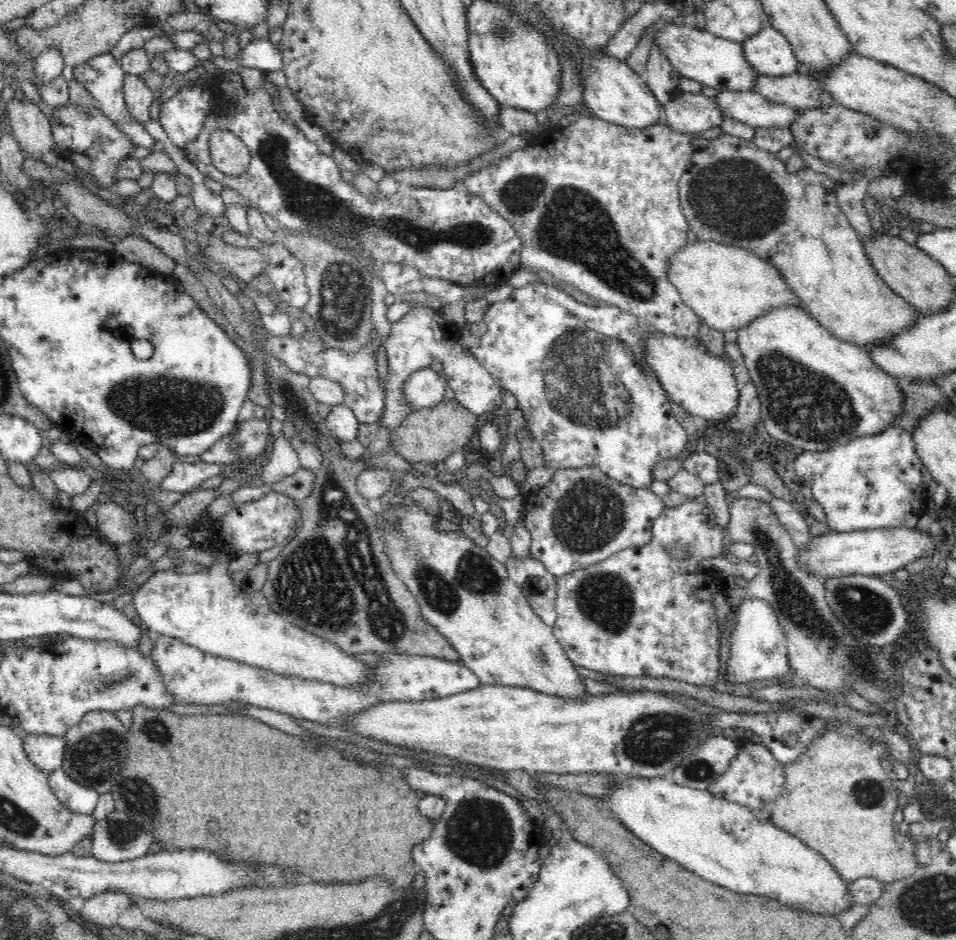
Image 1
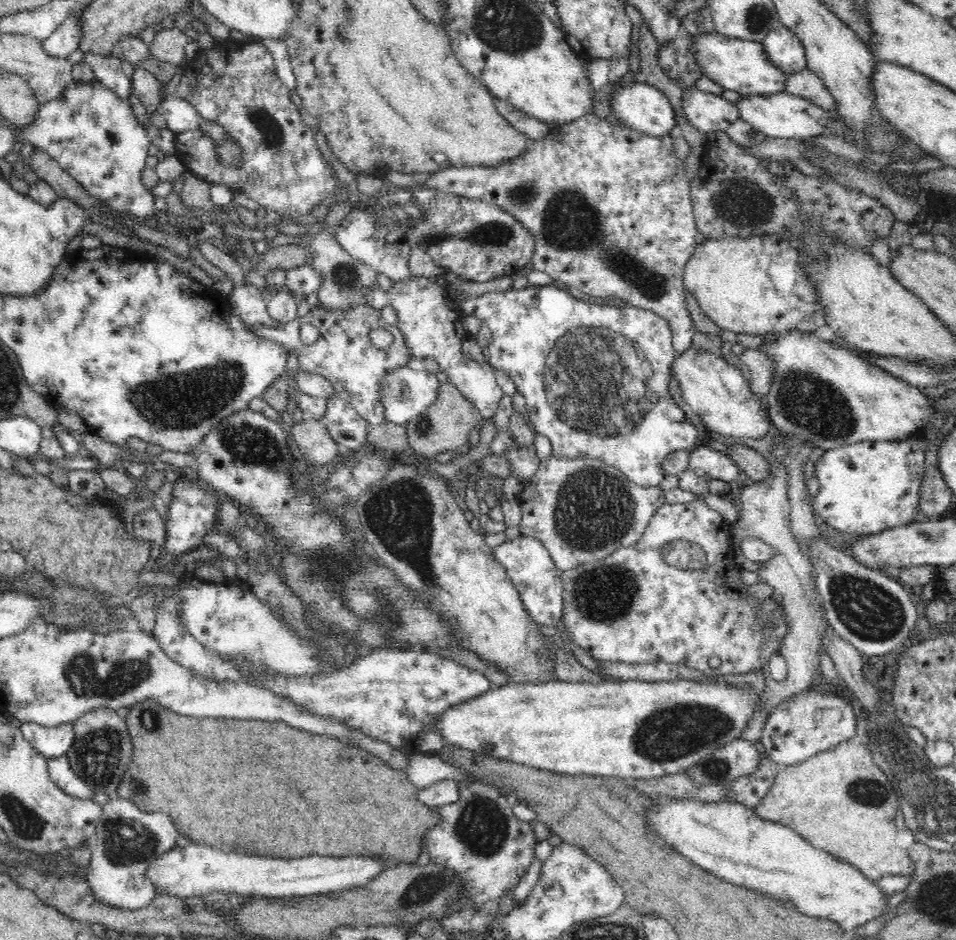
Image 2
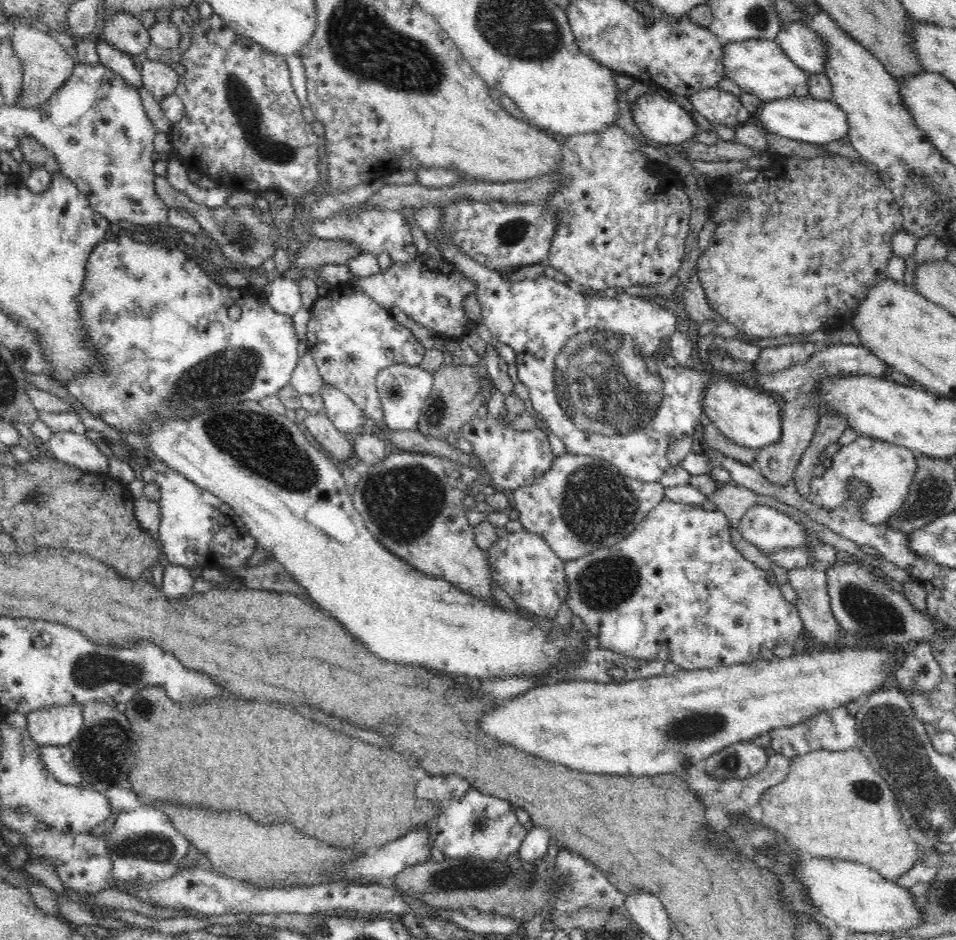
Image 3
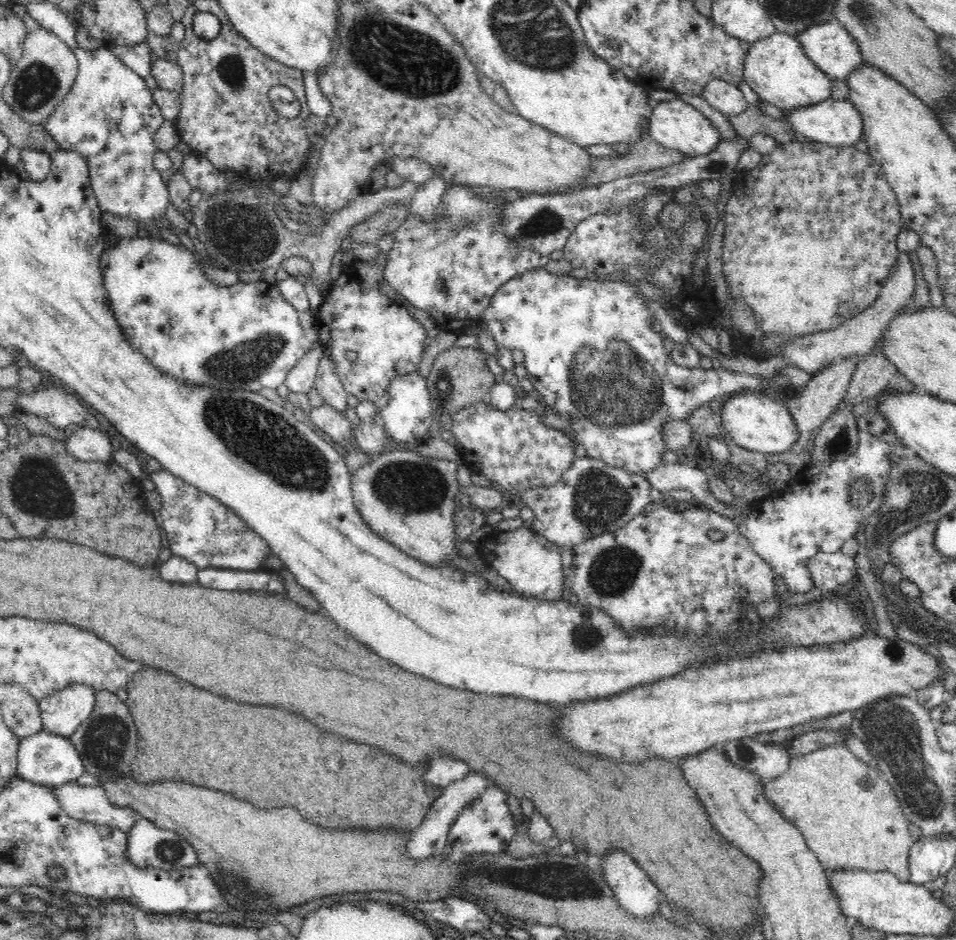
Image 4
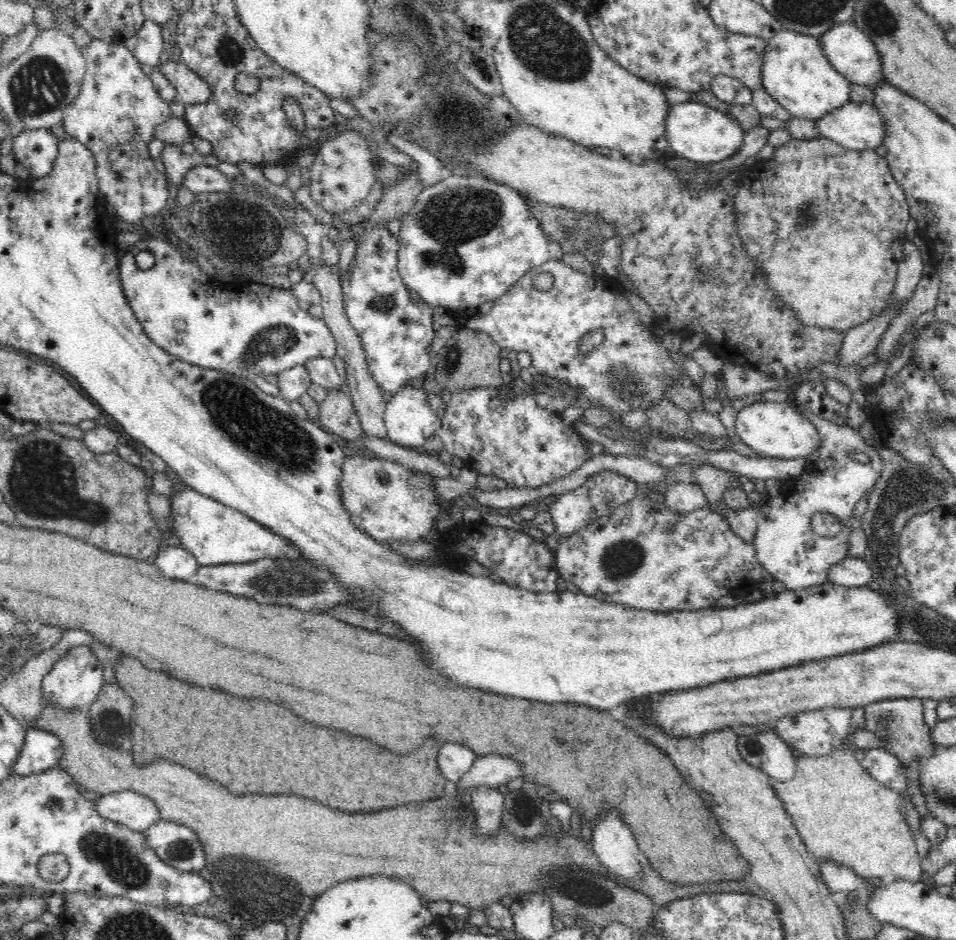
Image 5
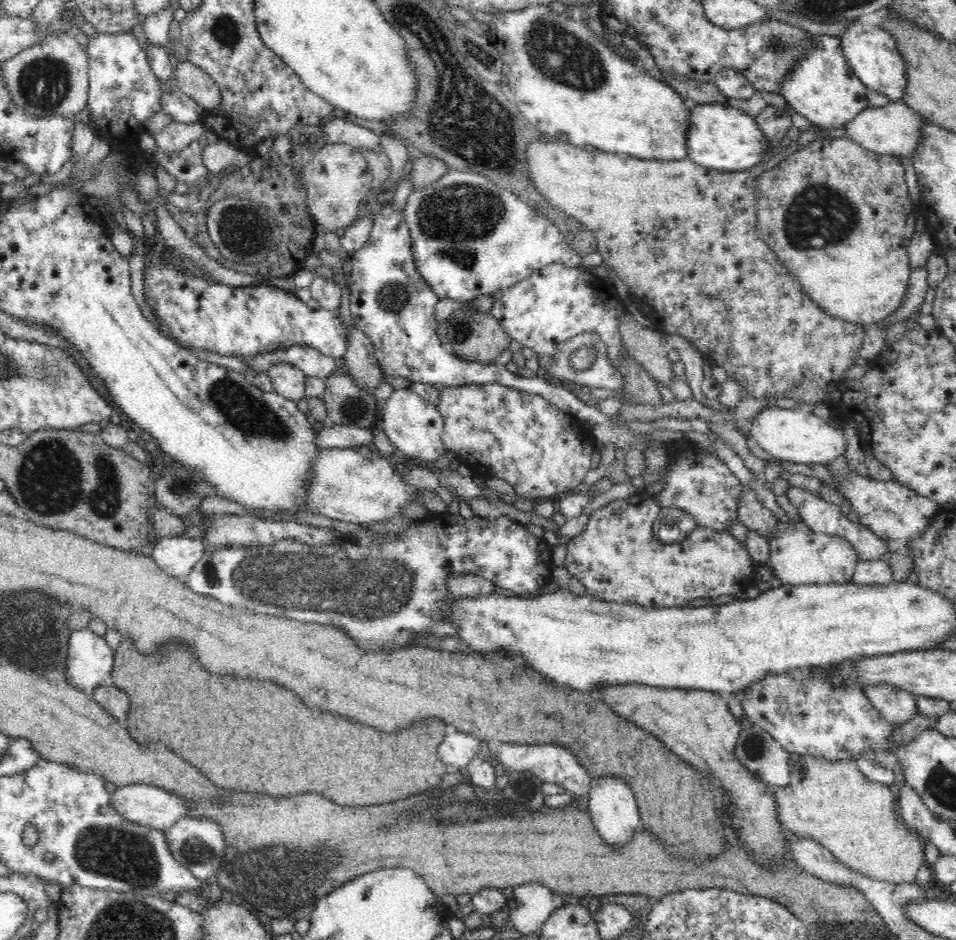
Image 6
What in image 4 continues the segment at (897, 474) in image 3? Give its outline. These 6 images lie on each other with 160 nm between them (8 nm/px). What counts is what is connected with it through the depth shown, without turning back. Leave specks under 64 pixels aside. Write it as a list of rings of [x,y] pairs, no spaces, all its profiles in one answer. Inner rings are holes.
[[[865,429],[859,431],[858,450],[844,460],[822,462],[805,467],[796,478],[790,480],[781,493],[772,492],[752,504],[751,513],[738,523],[754,552],[783,578],[787,590],[796,594],[814,595],[816,584],[807,567],[807,560],[816,553],[840,551],[842,544],[852,538],[858,524],[864,522],[884,502],[884,492],[892,462],[896,457],[904,459],[904,447],[883,442]],[[864,476],[865,485],[872,493],[868,508],[856,508],[848,502],[850,480]]]

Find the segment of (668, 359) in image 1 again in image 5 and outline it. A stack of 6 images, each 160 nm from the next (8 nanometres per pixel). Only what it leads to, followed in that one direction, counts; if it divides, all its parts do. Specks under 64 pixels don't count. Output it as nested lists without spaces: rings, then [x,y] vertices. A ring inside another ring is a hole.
[[[756,401],[737,411],[735,432],[739,439],[759,456],[774,459],[799,459],[811,455],[820,448],[819,431],[802,412],[793,405]]]

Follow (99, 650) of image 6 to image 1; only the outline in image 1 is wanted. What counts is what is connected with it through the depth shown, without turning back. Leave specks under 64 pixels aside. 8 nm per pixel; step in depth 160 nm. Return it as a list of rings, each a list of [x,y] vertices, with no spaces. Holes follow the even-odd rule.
[[[27,734],[22,739],[28,760],[42,772],[50,775],[63,766],[66,748],[64,736]]]

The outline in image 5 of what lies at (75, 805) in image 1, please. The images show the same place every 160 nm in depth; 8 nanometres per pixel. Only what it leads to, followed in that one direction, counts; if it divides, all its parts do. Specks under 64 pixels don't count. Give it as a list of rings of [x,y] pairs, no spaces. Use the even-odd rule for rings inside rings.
[[[26,729],[24,746],[12,768],[12,774],[30,776],[60,767],[64,747],[54,733],[44,729]]]

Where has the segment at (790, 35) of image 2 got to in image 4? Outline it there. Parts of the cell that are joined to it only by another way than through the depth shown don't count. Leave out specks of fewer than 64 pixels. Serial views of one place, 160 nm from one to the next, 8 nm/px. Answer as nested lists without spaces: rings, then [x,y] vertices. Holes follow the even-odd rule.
[[[837,21],[815,24],[802,32],[794,35],[799,40],[804,54],[818,67],[825,72],[830,79],[844,81],[852,74],[853,70],[866,63],[862,53],[851,37],[851,34]]]

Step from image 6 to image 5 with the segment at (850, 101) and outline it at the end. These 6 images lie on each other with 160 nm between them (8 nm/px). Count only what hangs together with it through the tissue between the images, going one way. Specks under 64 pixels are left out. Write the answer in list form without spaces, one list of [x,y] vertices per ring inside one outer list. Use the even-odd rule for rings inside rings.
[[[786,29],[767,39],[761,86],[792,116],[813,121],[848,103],[851,91],[851,82],[830,64],[823,53],[819,37]]]

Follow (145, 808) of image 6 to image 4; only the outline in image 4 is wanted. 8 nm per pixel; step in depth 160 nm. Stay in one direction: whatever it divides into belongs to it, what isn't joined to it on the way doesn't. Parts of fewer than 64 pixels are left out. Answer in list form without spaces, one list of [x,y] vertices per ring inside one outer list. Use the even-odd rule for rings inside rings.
[[[73,780],[54,787],[54,797],[64,815],[76,821],[118,828],[126,833],[143,818],[134,809],[112,805],[101,785],[84,787]]]

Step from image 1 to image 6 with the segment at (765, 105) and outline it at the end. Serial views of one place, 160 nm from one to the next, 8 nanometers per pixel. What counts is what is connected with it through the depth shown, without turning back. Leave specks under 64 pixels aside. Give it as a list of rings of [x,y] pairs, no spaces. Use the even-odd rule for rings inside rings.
[[[902,100],[888,103],[881,108],[866,108],[856,115],[843,128],[846,136],[857,142],[862,148],[883,155],[911,157],[921,141],[921,126],[924,118]]]

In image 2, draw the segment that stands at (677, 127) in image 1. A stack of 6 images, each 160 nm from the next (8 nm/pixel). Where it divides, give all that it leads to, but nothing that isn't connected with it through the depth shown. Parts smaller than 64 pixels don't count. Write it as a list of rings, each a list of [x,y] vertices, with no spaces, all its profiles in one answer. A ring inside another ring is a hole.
[[[694,87],[682,91],[682,112],[700,132],[726,131],[739,118],[736,104],[721,95],[702,92]]]

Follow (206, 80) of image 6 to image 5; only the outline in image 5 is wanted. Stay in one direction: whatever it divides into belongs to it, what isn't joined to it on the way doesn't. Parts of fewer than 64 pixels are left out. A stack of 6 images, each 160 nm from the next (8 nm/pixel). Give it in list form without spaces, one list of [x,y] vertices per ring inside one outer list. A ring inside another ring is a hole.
[[[170,59],[156,67],[176,87],[176,98],[179,102],[203,106],[211,97],[210,85],[194,74],[181,60]]]

